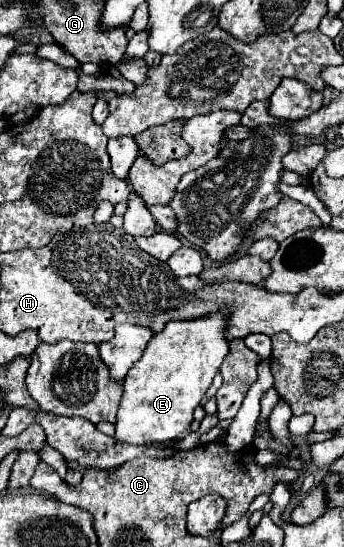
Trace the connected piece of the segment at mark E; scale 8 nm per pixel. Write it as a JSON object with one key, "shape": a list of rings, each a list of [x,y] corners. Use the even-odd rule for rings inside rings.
{"shape":[[[216,314],[212,318],[196,318],[196,320],[174,320],[168,322],[160,334],[154,334],[148,342],[142,358],[134,362],[130,372],[124,380],[124,394],[120,400],[118,416],[116,416],[116,440],[144,446],[154,442],[172,442],[186,434],[192,424],[192,414],[200,400],[204,398],[206,390],[212,384],[212,378],[220,370],[224,356],[228,354],[228,340],[224,338],[226,332],[226,316]]]}

